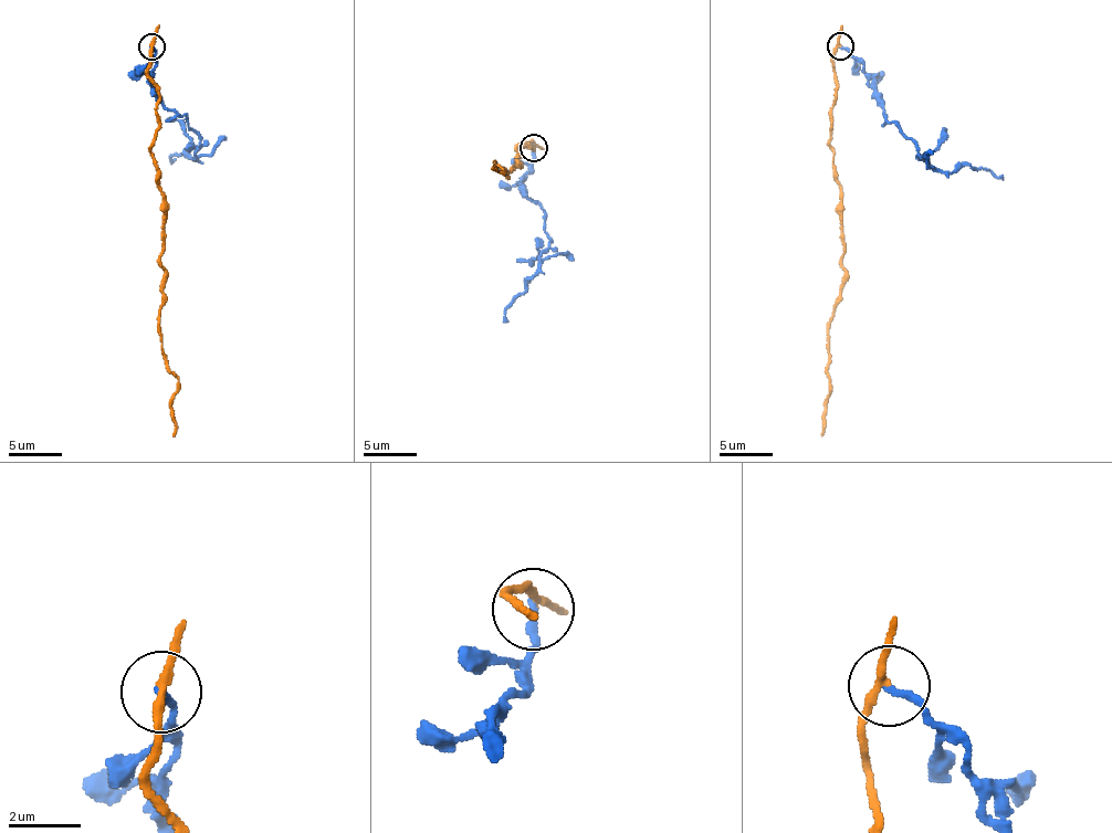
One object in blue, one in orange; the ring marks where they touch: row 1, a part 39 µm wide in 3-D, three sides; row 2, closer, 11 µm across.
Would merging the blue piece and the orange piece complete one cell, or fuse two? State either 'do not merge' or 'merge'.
do not merge

